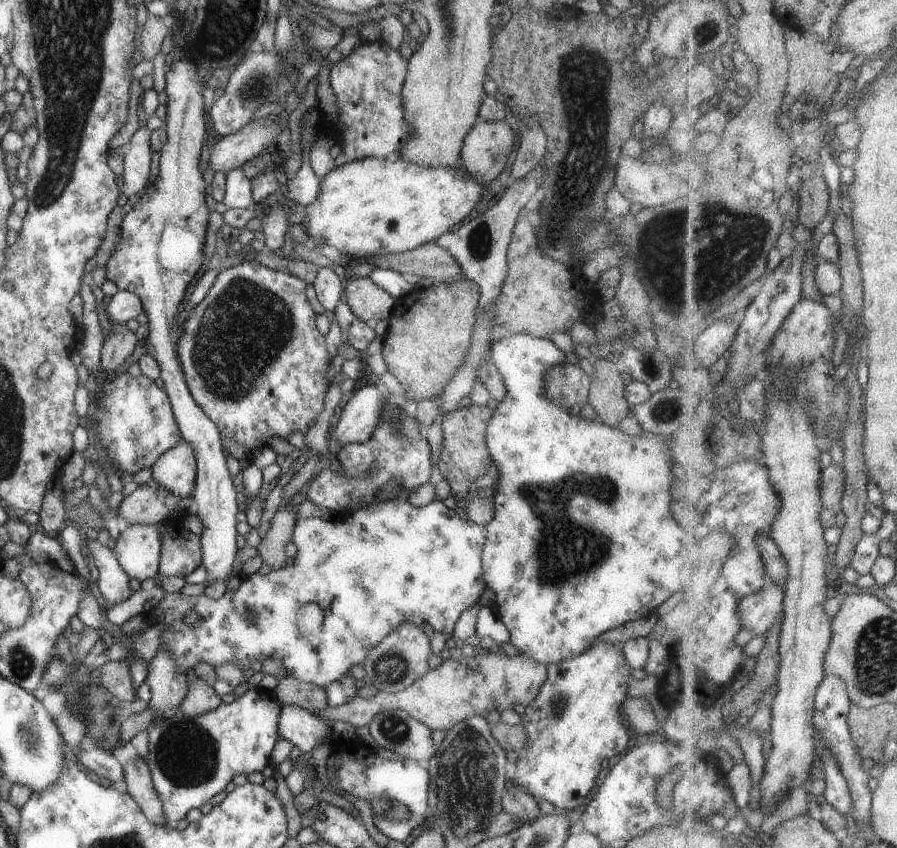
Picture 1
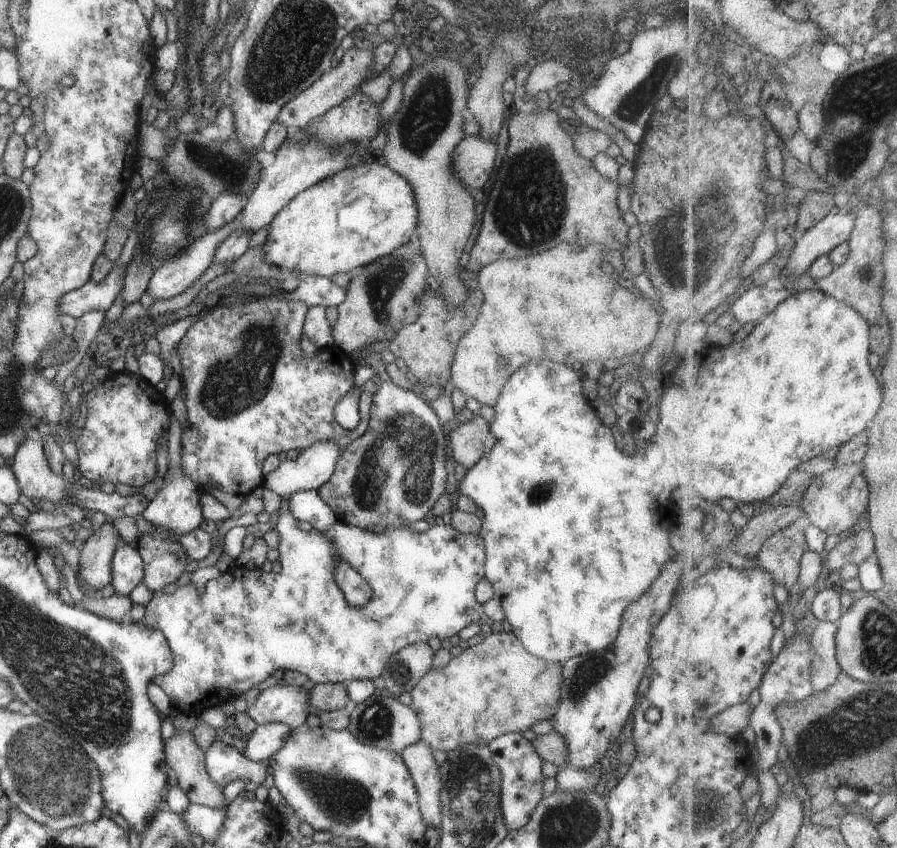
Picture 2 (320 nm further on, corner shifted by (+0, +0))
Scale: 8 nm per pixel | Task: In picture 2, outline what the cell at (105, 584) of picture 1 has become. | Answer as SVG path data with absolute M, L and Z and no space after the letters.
M23 439L12 454L9 465L16 476L20 492L25 496L49 500L60 507L67 502L69 486L60 474L49 468L41 439Z

